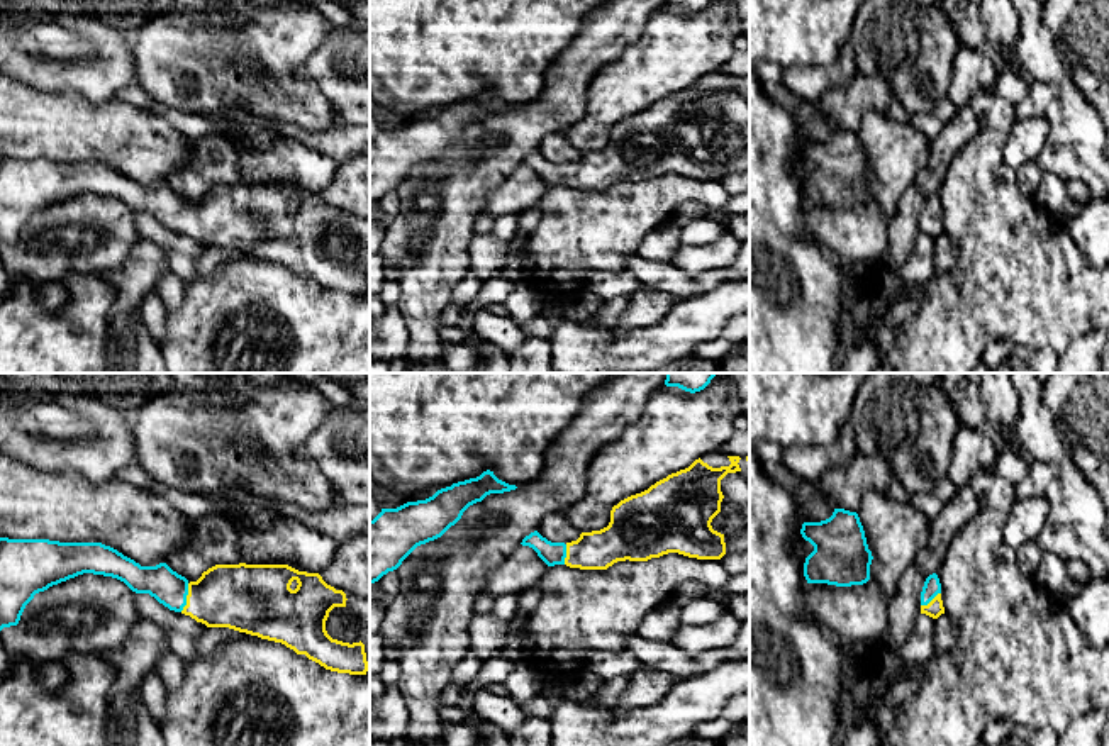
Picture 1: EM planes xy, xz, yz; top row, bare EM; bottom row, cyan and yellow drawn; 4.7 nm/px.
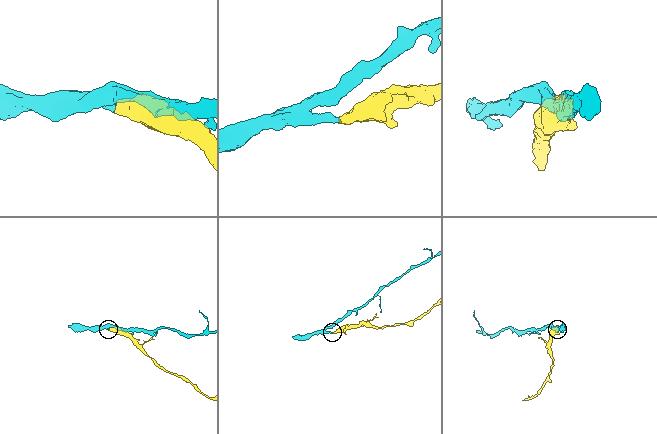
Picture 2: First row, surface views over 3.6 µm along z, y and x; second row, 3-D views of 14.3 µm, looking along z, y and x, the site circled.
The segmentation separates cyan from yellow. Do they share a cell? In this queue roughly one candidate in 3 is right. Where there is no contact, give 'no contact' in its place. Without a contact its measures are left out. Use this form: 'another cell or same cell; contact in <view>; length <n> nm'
same cell; contact in xy; length 140 nm

